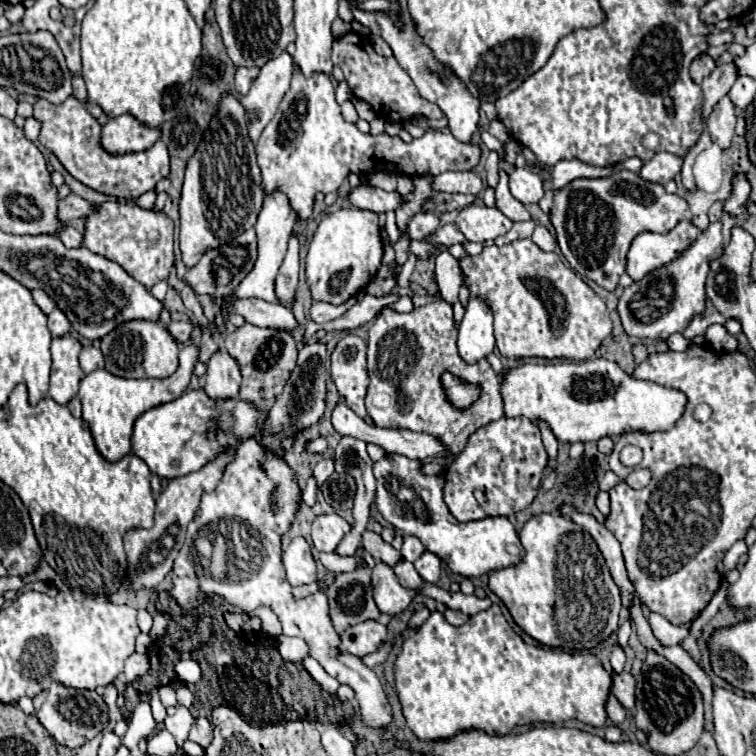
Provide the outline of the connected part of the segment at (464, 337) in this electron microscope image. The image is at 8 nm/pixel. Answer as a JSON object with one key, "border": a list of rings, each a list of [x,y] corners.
{"border":[[[480,296],[468,298],[466,314],[464,314],[464,318],[462,318],[462,322],[460,322],[460,328],[458,328],[458,350],[460,350],[460,356],[462,356],[466,362],[478,362],[480,358],[488,356],[488,354],[496,348],[492,322],[494,322],[494,316],[492,316],[492,310],[490,310],[488,302],[482,300]]]}

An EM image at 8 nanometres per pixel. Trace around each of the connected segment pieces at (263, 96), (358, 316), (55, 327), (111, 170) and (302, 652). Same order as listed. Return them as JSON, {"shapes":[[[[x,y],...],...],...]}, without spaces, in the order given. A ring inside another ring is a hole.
{"shapes":[[[[282,52],[278,58],[272,58],[262,66],[260,76],[252,84],[250,92],[240,98],[240,104],[246,108],[248,136],[252,142],[260,138],[266,124],[274,118],[278,104],[290,88],[292,68],[292,56],[288,52]]],[[[366,294],[366,296],[364,296],[346,316],[342,316],[340,320],[332,320],[323,324],[310,321],[307,324],[303,342],[307,343],[318,330],[325,330],[327,332],[332,332],[332,330],[356,330],[356,328],[368,324],[386,304],[396,302],[398,298],[400,298],[400,296],[396,296],[396,294],[386,294],[386,296],[380,296],[380,298]]],[[[54,308],[50,314],[48,314],[48,328],[52,332],[52,336],[64,336],[70,332],[70,322],[66,318],[66,314],[60,310],[60,308]]],[[[70,96],[62,104],[50,104],[46,98],[40,98],[34,104],[34,118],[42,122],[42,130],[38,136],[40,144],[50,152],[54,152],[54,156],[76,180],[80,180],[82,184],[90,186],[96,192],[136,200],[140,194],[152,190],[156,182],[166,178],[170,172],[168,150],[162,140],[158,140],[152,148],[142,152],[128,152],[128,154],[106,152],[100,144],[102,126],[74,96]]],[[[290,636],[278,638],[278,652],[284,658],[284,662],[292,664],[300,664],[306,656],[310,656],[308,644],[302,638],[290,638]]]]}

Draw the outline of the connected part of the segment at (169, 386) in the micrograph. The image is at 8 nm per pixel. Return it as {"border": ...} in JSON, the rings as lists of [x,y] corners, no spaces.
{"border":[[[196,346],[182,348],[178,370],[172,376],[158,378],[158,380],[120,378],[120,376],[114,376],[106,370],[94,370],[82,378],[80,392],[78,392],[78,398],[82,402],[82,418],[90,426],[90,432],[92,432],[92,438],[96,442],[98,452],[108,462],[116,462],[122,456],[126,456],[128,452],[132,452],[132,424],[144,410],[158,406],[158,404],[164,404],[164,402],[170,402],[172,398],[178,398],[188,388],[190,374],[196,364],[196,356],[198,356]]]}

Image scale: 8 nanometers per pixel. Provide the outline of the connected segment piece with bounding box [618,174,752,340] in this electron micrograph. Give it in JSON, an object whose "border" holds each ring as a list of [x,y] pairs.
{"border":[[[734,174],[732,178],[732,192],[730,198],[724,200],[724,210],[718,222],[710,224],[708,230],[700,232],[698,238],[670,264],[656,268],[654,272],[646,274],[642,280],[630,284],[624,288],[620,300],[618,300],[618,314],[622,318],[622,326],[630,336],[638,338],[654,338],[654,340],[666,340],[674,332],[684,332],[684,328],[690,324],[690,320],[704,312],[704,284],[706,276],[710,272],[710,262],[720,258],[724,254],[724,248],[730,242],[732,228],[740,226],[750,218],[750,212],[746,208],[750,200],[750,180],[746,174]]]}

